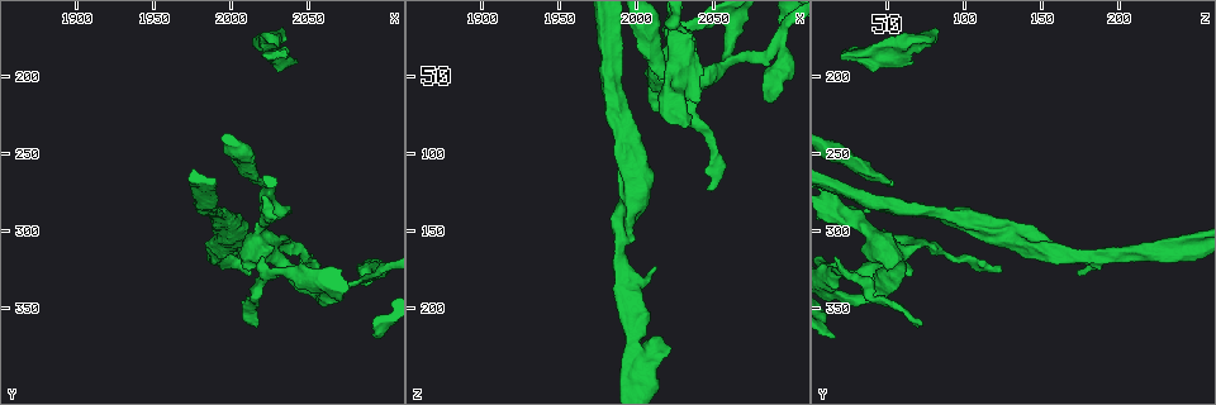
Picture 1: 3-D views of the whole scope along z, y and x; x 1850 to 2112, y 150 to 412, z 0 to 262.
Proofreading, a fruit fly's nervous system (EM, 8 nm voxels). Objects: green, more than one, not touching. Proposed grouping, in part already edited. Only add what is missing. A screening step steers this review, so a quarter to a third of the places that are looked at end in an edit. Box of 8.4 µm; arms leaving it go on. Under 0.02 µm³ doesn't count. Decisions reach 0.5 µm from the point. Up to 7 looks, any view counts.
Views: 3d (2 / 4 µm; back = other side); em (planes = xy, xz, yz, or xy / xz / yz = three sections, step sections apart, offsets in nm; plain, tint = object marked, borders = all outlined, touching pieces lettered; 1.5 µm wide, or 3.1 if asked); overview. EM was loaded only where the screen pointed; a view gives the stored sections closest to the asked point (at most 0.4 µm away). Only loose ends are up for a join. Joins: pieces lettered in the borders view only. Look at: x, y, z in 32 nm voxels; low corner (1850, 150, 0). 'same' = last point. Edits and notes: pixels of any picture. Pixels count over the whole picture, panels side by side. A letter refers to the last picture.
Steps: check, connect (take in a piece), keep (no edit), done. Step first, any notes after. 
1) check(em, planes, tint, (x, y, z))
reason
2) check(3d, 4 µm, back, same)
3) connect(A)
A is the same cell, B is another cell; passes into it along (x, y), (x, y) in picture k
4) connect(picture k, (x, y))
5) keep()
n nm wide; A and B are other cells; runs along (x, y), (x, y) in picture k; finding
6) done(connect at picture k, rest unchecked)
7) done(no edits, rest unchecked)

check(3d, 4 µm, (2012, 326, 172))
free end

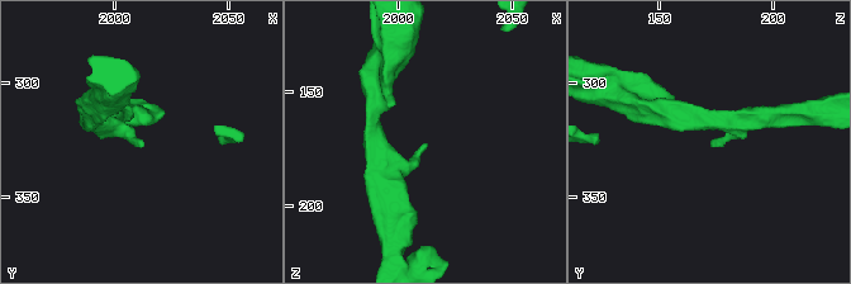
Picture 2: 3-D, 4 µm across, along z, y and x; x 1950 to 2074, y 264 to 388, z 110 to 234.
check(em, xz, step 4, borders, (2012, 328, 174))
need the tissue

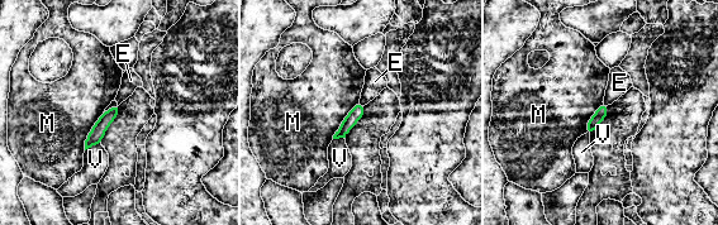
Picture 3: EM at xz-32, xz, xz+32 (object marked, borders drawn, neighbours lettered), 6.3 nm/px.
check(em, planes, borders, same)
cut it another way

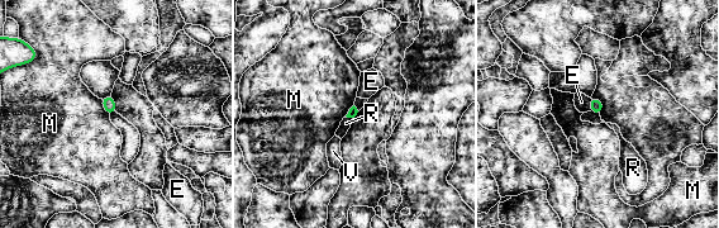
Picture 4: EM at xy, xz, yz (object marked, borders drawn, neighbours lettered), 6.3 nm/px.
keep()
E, M, R and V are other cells; border along (100, 99), (104, 110), (109, 115) in picture 4; none of them fits

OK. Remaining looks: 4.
check(em, planes, borders, (2040, 188, 66))
an open end

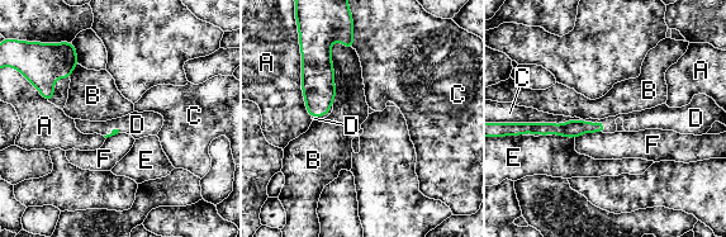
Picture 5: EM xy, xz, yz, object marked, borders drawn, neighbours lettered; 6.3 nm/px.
connect(D)
D is the same cell, A, B, C, E and F are other cells; passes into it along (573, 128), (598, 122), (610, 123) in picture 5; the neuron continues

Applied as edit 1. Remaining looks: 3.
check(overview)

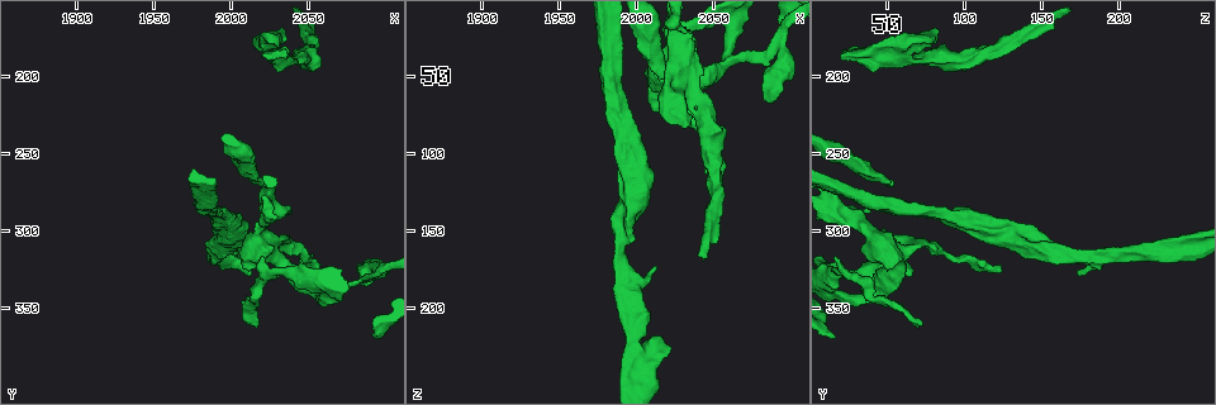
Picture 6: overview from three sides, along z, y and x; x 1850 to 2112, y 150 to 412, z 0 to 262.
check(em, xy, step 8, borders, (2082, 326, 64))
an open end

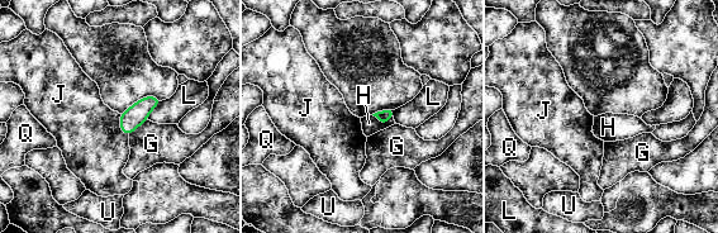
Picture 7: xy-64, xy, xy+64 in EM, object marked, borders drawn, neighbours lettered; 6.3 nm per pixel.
keep()
G, H, J, L, Q and U are other cells; border along (119, 114), (119, 128), (128, 137) in picture 7; none of them fits

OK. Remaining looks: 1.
done(connect at picture 5, rest unchecked)

